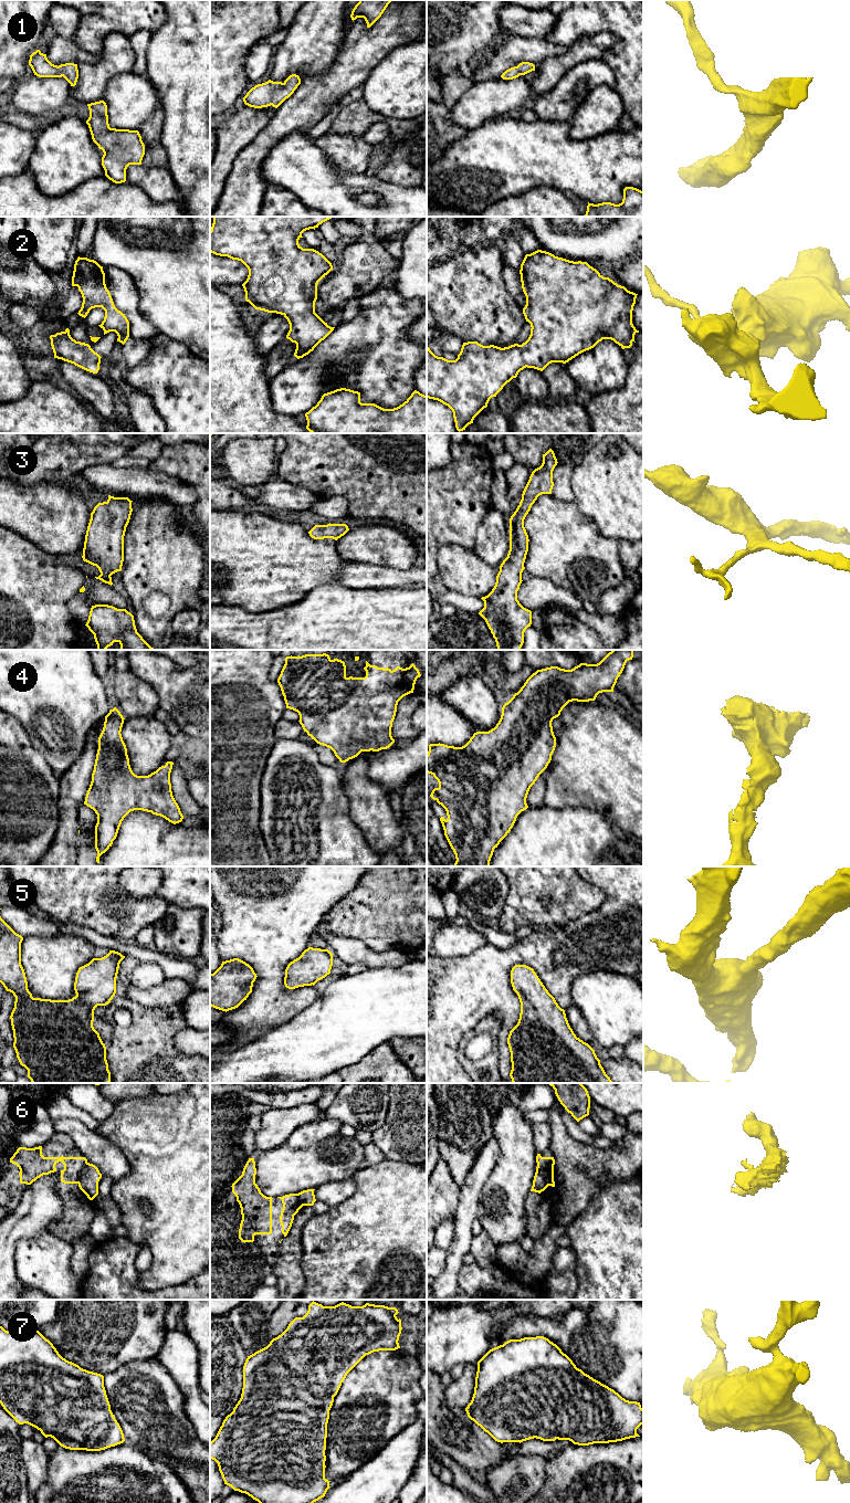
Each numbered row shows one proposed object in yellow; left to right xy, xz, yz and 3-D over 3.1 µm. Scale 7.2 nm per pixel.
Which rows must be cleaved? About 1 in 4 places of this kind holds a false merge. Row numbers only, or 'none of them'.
6

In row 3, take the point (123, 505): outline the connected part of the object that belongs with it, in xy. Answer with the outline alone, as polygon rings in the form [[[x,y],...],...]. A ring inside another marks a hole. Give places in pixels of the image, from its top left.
[[[108,495],[108,500],[98,503],[91,513],[87,526],[83,560],[96,566],[101,572],[96,579],[105,584],[113,585],[112,575],[120,571],[124,561],[124,536],[133,512],[132,502],[128,497],[114,497]]]

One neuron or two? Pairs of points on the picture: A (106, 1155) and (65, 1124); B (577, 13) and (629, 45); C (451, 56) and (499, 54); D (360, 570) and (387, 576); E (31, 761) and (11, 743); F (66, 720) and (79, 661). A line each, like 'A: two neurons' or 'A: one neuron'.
A: one neuron
B: one neuron
C: two neurons
D: one neuron
E: one neuron
F: one neuron

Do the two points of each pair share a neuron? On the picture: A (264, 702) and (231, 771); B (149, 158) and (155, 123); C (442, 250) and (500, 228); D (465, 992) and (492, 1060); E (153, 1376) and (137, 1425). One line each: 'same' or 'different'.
A: same
B: same
C: same
D: different
E: same

